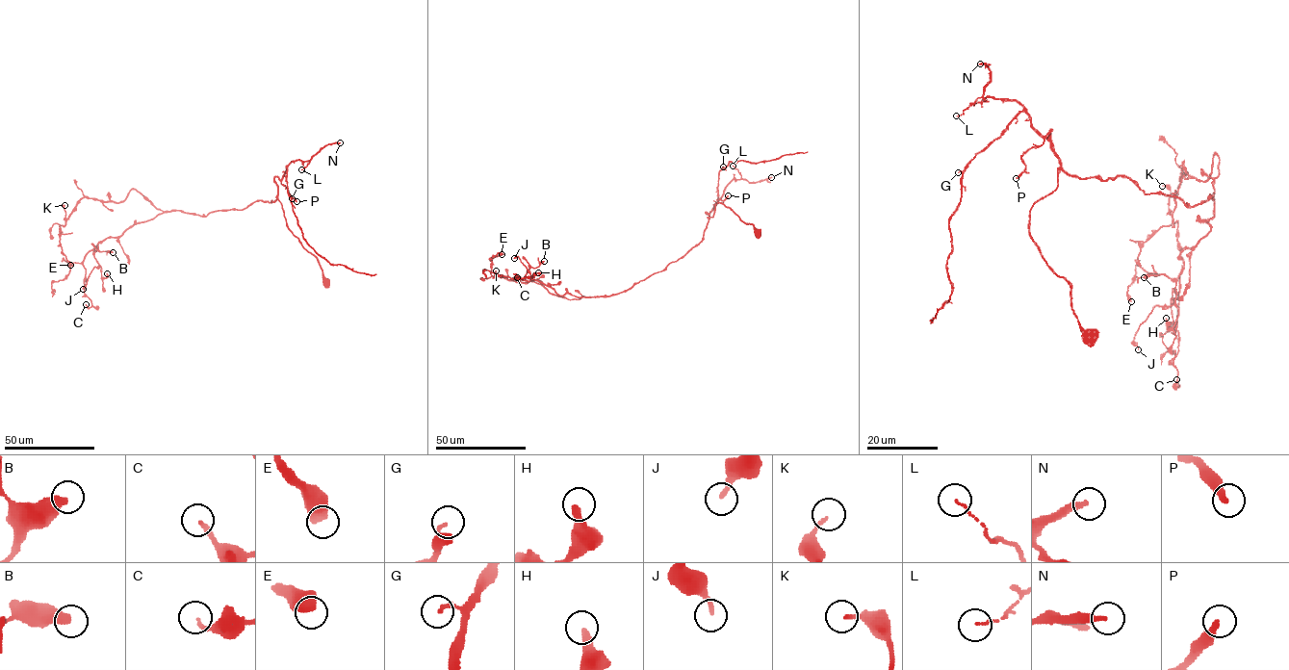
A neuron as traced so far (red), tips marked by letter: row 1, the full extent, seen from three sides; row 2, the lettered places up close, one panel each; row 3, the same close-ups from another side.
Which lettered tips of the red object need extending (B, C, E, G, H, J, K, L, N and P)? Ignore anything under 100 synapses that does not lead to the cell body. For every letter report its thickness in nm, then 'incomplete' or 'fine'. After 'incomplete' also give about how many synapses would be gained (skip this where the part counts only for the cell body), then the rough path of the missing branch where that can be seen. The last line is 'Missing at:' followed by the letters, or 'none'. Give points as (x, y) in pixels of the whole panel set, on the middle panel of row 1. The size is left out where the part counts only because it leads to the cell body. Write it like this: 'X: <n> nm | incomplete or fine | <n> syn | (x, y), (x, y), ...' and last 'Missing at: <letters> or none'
B: 480 nm | fine
C: 200 nm | fine
E: 600 nm | fine
G: 150 nm | fine
H: 320 nm | fine
J: 200 nm | fine
K: 150 nm | fine
L: 80 nm | fine
N: 240 nm | fine
P: 280 nm | fine
Missing at: none

